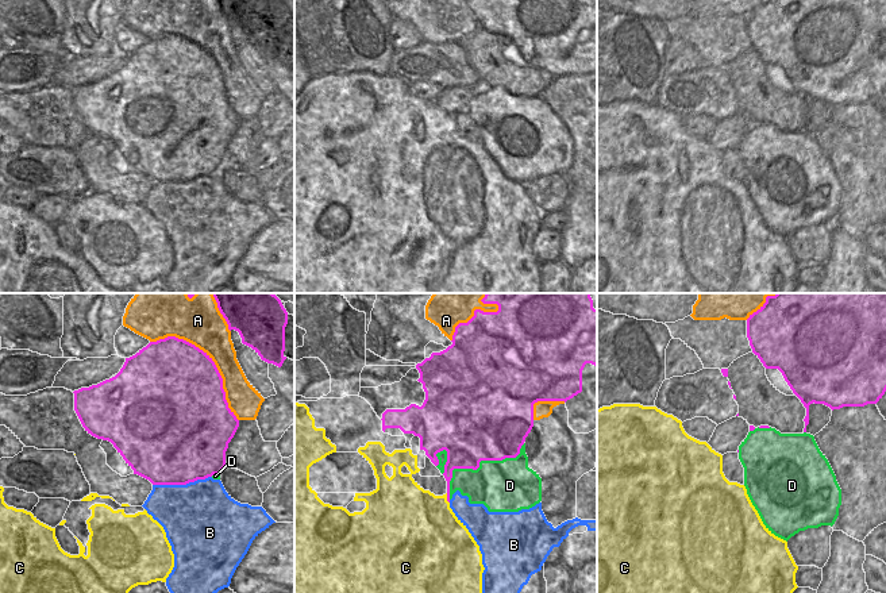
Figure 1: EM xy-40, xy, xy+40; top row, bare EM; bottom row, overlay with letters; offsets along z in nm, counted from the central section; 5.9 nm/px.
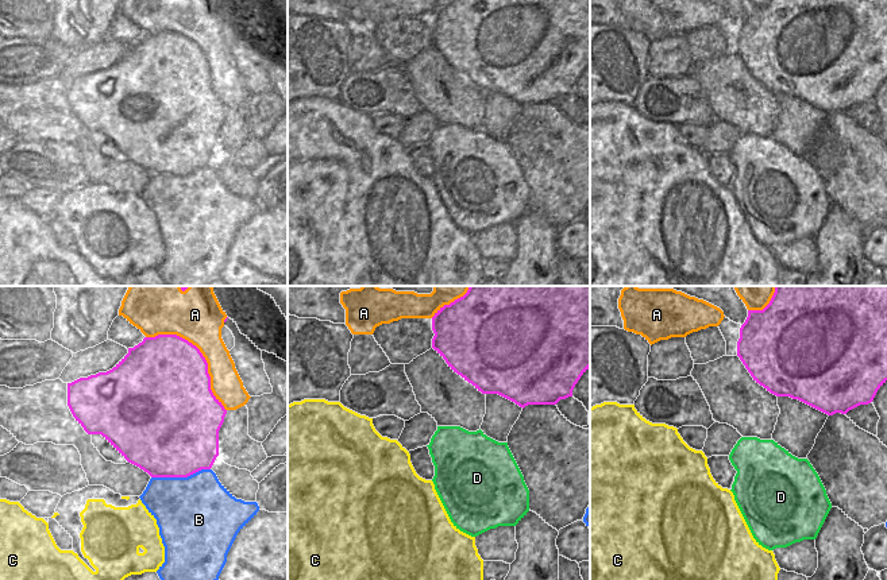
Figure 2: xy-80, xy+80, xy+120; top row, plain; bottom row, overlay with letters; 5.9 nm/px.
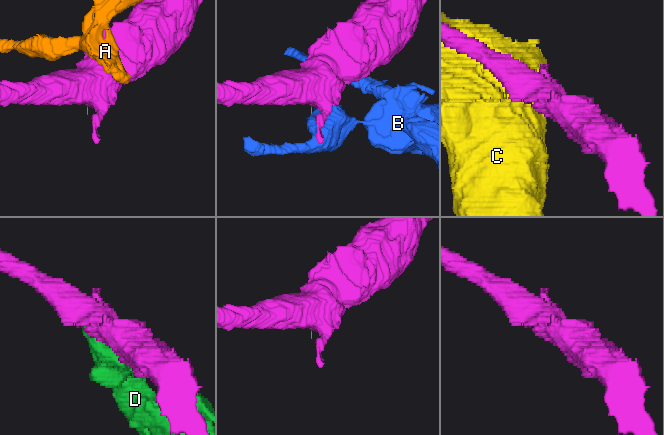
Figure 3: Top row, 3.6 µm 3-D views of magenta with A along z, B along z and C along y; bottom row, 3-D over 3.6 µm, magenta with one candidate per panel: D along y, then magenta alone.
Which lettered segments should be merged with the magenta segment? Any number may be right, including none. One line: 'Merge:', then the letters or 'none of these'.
Merge: none of these

